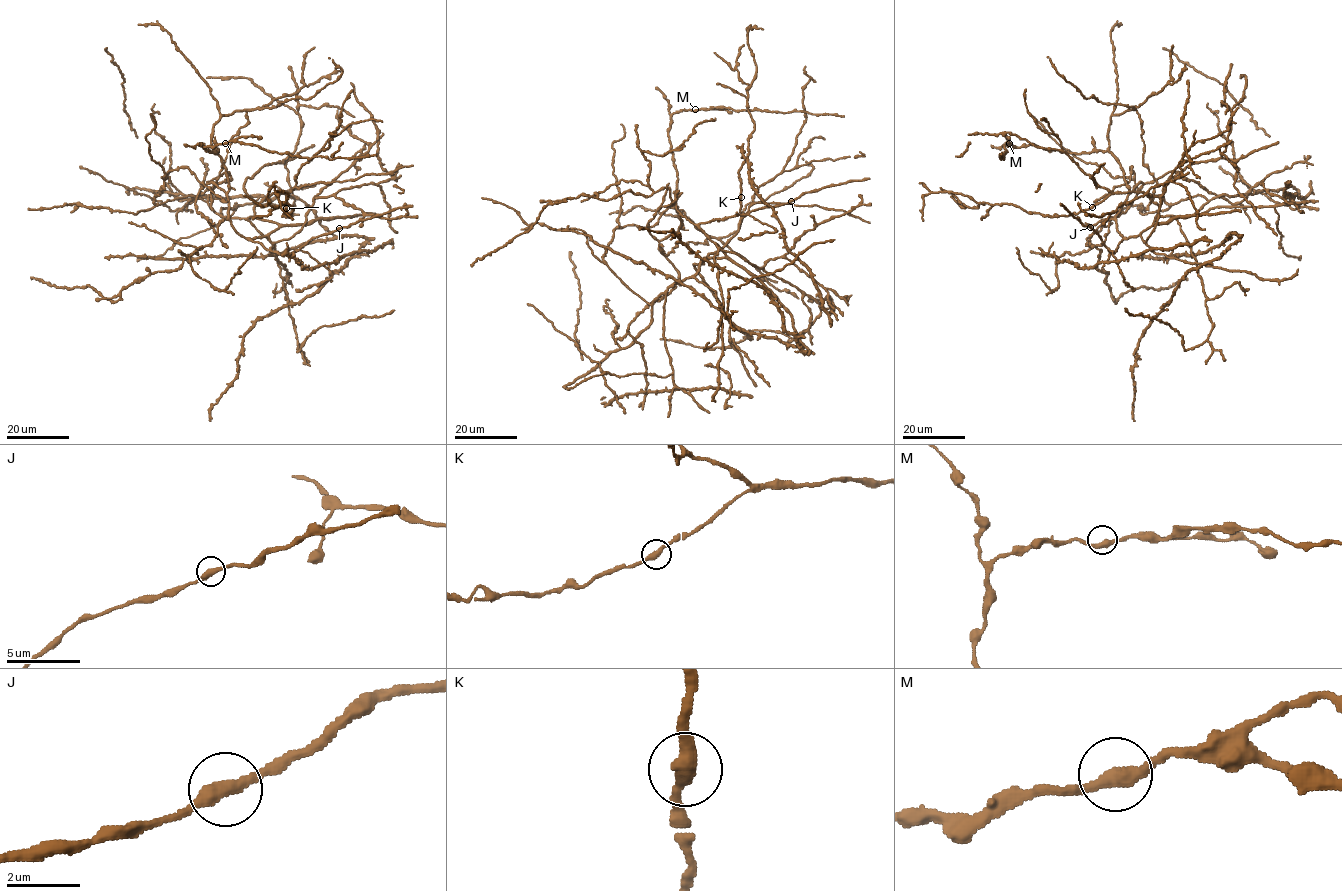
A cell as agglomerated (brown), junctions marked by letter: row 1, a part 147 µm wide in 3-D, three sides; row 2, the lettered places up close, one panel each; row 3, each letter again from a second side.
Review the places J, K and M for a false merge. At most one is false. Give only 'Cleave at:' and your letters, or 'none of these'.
Cleave at: none of these

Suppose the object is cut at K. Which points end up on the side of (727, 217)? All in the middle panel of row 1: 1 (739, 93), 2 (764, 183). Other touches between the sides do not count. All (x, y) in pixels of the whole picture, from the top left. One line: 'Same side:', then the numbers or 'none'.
Same side: 2

